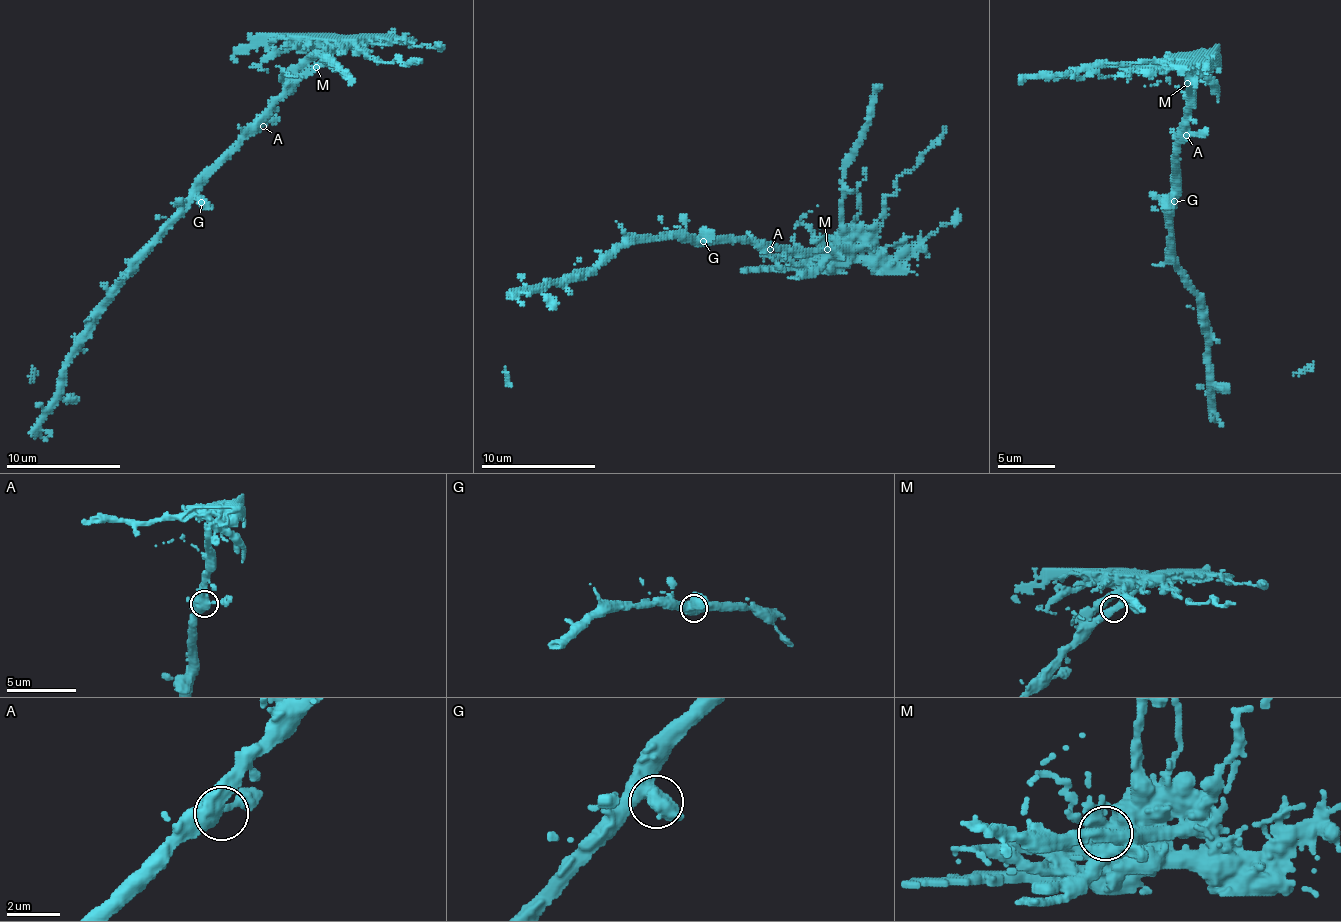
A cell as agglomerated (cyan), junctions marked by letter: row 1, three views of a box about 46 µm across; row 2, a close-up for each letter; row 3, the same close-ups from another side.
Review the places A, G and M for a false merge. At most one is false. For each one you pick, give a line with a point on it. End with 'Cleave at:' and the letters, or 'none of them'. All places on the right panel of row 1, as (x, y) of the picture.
M: (1187, 83)
Cleave at: M

